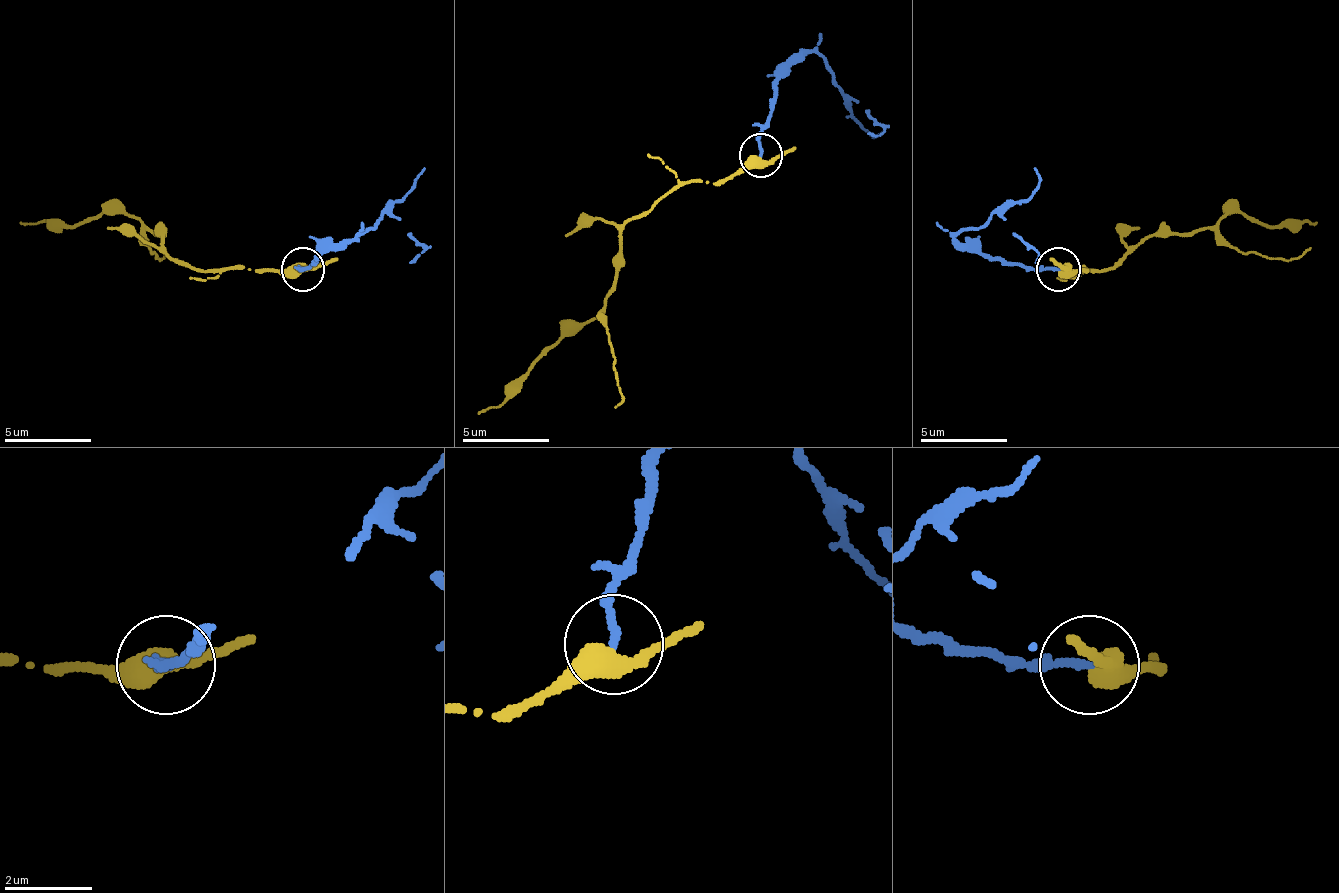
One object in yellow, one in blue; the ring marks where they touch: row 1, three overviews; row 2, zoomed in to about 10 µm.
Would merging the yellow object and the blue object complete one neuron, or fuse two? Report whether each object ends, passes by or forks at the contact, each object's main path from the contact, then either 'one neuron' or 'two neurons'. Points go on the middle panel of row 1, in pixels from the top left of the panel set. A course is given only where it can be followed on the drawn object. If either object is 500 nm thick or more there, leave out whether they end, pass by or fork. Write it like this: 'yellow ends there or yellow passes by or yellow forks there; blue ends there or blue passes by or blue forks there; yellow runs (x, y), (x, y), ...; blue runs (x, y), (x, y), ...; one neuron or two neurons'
yellow passes by; blue ends there; yellow runs (759, 156), (716, 182), (677, 182), (638, 213), (621, 243), (616, 291), (495, 408), (477, 412); blue runs (759, 156), (759, 126), (772, 87), (812, 52), (885, 130), (868, 130); two neurons

